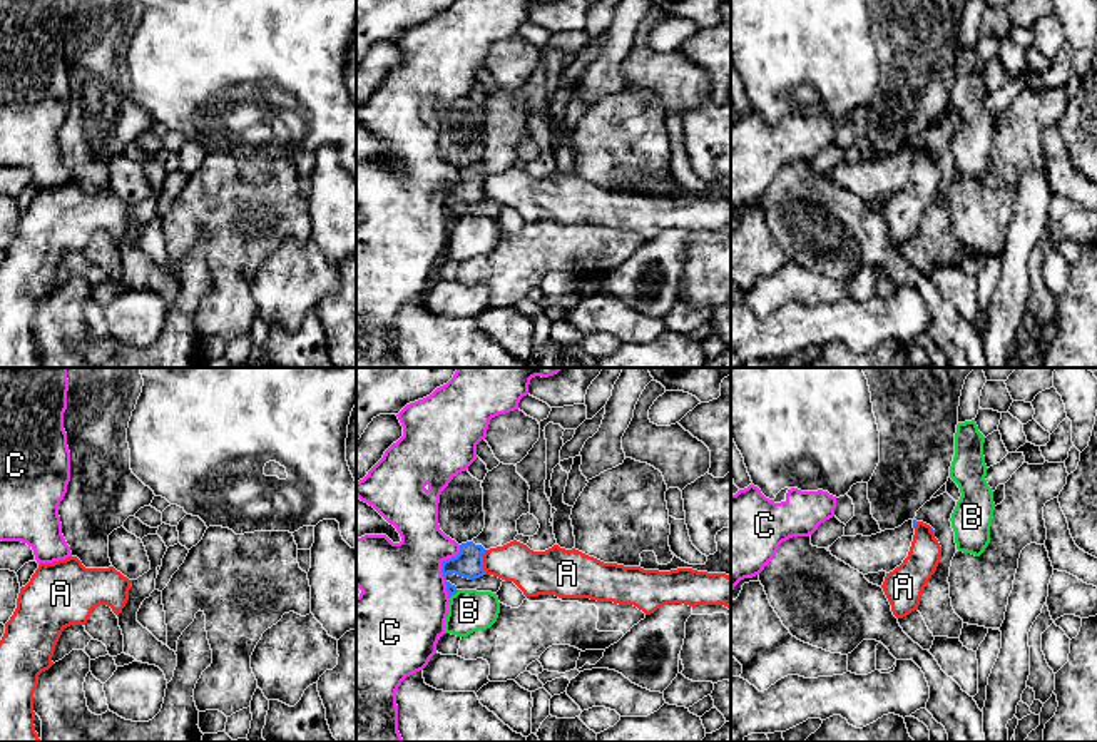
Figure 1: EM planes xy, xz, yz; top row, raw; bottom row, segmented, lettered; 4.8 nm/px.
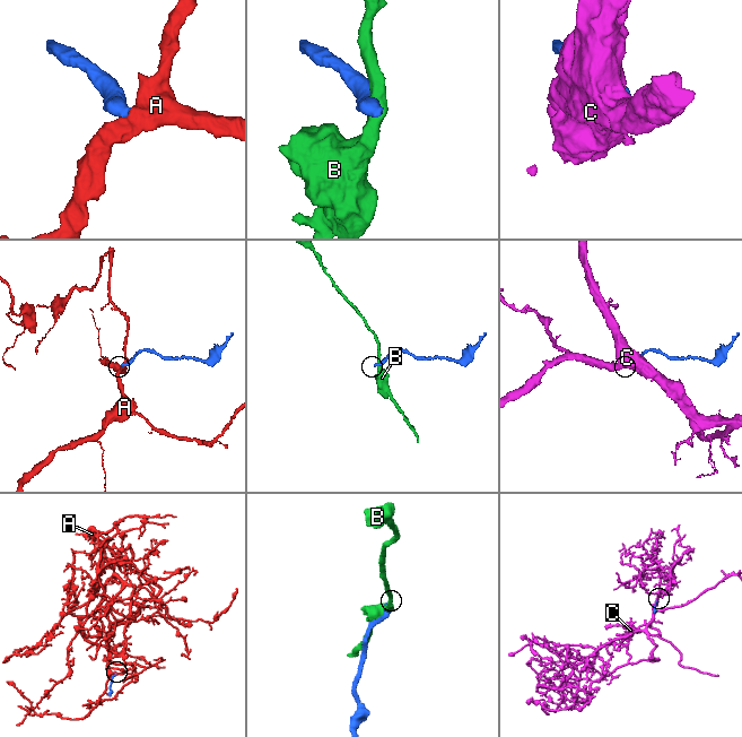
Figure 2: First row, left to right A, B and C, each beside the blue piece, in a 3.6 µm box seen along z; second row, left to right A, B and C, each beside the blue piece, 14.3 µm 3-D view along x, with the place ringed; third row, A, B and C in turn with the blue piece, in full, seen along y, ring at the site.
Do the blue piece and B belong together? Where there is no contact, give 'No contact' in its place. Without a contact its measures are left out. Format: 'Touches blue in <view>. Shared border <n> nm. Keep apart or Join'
Touches blue in xz. Shared border 70 nm. Keep apart

